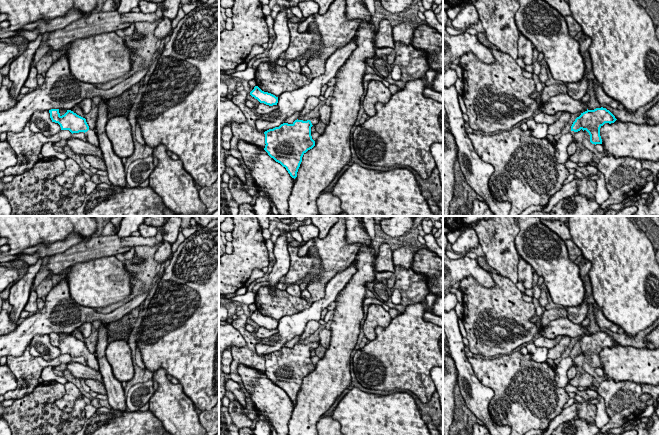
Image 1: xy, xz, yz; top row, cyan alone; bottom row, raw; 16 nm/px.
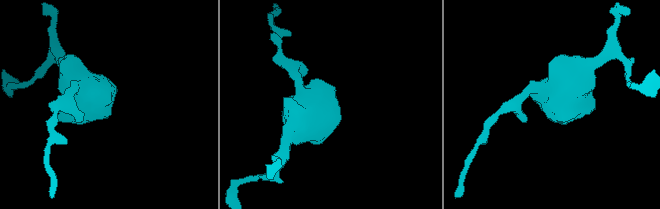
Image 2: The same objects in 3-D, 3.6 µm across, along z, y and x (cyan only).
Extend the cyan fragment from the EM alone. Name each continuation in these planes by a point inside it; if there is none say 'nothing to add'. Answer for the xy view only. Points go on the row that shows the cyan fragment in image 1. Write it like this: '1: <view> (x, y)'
1: xy (91, 136)

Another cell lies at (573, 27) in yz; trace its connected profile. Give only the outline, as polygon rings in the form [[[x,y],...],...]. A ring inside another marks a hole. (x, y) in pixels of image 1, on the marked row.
[[[572,14],[565,16],[564,19],[568,27],[568,33],[571,37],[575,37],[578,32],[582,31],[582,27],[576,22]]]

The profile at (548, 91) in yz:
[[[558,83],[555,85],[545,86],[543,87],[543,91],[540,94],[540,103],[546,103],[553,96],[558,94],[566,94],[567,86],[564,83]]]

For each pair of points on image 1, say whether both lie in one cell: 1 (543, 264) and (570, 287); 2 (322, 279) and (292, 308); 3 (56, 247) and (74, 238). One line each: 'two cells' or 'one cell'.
1: one cell
2: one cell
3: one cell

